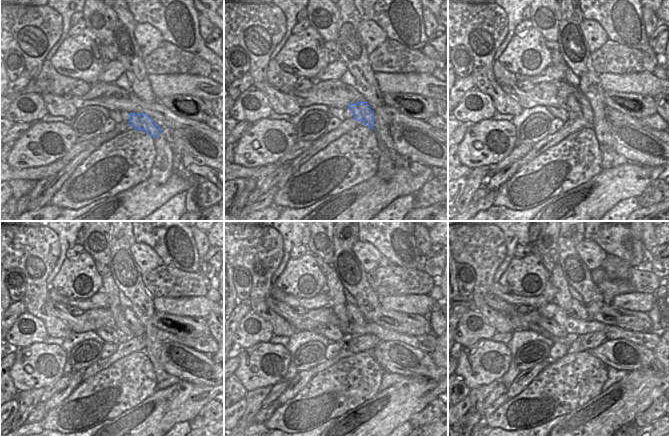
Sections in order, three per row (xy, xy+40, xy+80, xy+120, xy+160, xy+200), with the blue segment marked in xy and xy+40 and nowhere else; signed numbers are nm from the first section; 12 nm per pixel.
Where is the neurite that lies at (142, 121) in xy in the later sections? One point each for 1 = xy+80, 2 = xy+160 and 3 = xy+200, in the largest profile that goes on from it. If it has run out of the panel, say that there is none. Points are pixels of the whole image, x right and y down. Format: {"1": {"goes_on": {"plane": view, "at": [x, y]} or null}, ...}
{"1": {"goes_on": {"plane": "xy+80", "at": [577, 102]}}, "2": {"goes_on": {"plane": "xy+160", "at": [347, 313]}}, "3": {"goes_on": {"plane": "xy+200", "at": [563, 298]}}}

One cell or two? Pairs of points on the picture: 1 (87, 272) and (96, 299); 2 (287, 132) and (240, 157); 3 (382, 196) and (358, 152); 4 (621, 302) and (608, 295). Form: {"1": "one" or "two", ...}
{"1": "two", "2": "one", "3": "two", "4": "two"}

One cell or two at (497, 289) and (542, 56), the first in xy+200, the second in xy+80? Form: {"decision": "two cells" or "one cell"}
{"decision": "two cells"}

